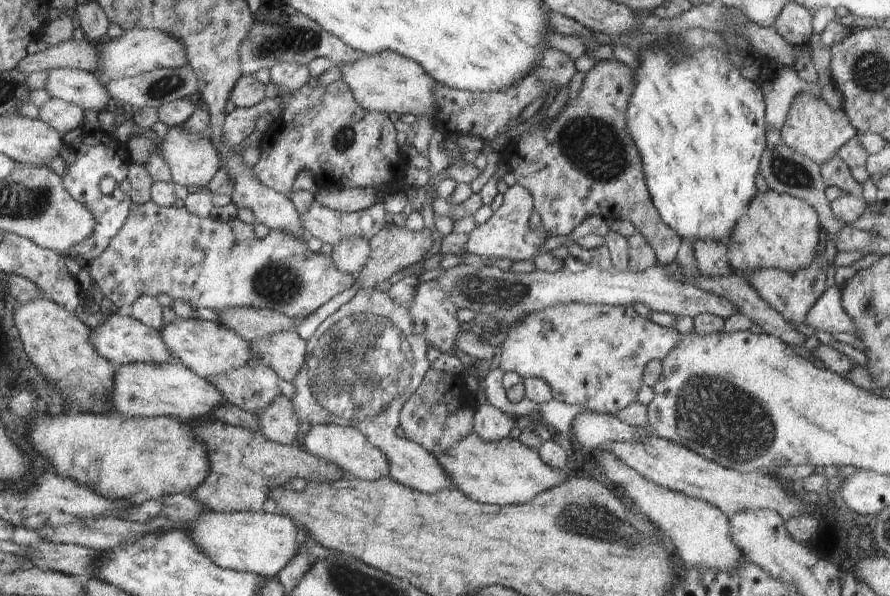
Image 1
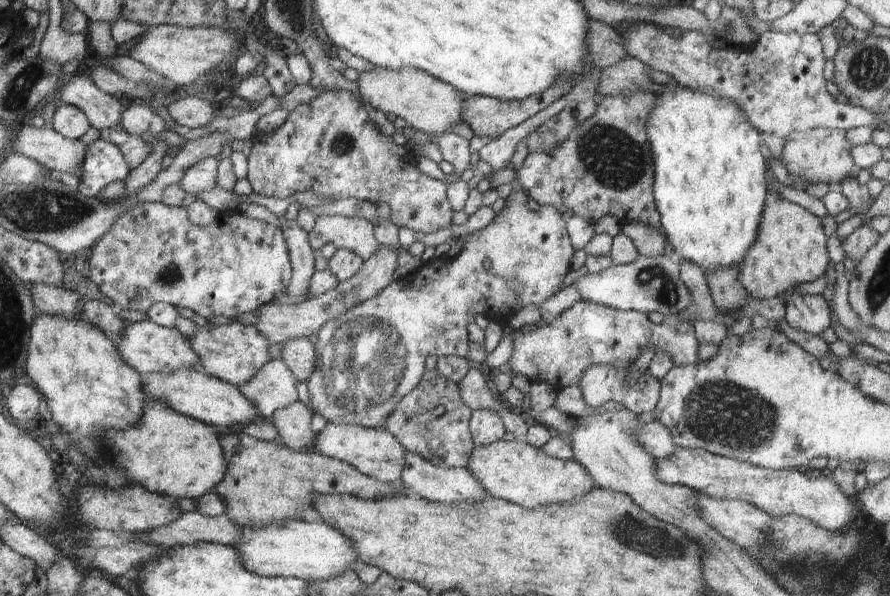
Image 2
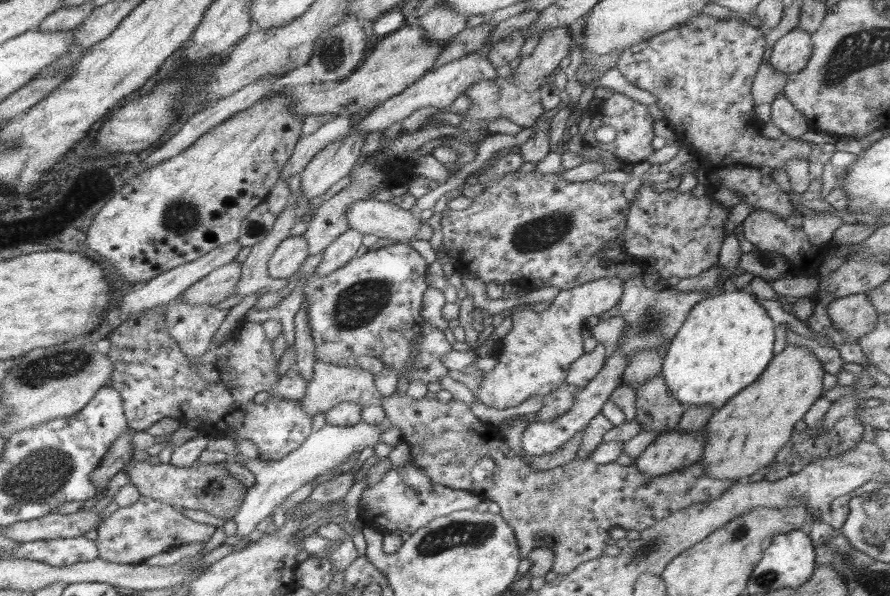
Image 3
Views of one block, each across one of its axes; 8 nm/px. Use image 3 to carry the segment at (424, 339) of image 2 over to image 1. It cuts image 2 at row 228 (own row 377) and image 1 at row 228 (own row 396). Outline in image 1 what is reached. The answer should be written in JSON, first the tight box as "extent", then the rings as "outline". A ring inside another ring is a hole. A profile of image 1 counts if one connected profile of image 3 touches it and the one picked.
{"extent":[465,184,565,273],"outline":[[[518,184],[508,187],[504,193],[502,205],[493,212],[490,220],[476,226],[470,233],[465,248],[470,254],[497,258],[502,266],[509,266],[519,260],[534,260],[536,271],[555,273],[565,270],[564,260],[555,258],[551,252],[538,252],[543,242],[548,238],[548,232],[543,227],[540,232],[534,232],[528,226],[528,219],[533,211],[532,195]]]}

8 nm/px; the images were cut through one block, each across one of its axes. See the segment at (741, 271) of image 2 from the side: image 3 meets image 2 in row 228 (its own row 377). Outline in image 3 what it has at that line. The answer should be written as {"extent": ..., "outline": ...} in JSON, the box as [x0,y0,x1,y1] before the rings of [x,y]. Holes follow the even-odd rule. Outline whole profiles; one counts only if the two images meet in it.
{"extent":[700,346,825,482],"outline":[[[786,346],[783,352],[773,355],[770,364],[766,366],[764,372],[752,384],[749,384],[748,387],[743,388],[737,395],[734,395],[732,398],[729,398],[724,406],[716,408],[714,414],[709,418],[707,425],[704,430],[707,432],[705,436],[705,447],[703,450],[703,457],[700,462],[703,464],[703,467],[706,471],[706,476],[714,478],[716,480],[732,480],[732,482],[738,482],[741,480],[749,480],[759,476],[758,470],[769,465],[777,452],[789,442],[789,438],[794,431],[794,424],[798,420],[802,420],[802,417],[809,411],[810,406],[815,400],[818,400],[823,396],[822,391],[822,379],[824,378],[825,370],[822,368],[821,362],[817,359],[817,356],[814,356],[814,353],[808,352],[806,348],[802,346]]]}

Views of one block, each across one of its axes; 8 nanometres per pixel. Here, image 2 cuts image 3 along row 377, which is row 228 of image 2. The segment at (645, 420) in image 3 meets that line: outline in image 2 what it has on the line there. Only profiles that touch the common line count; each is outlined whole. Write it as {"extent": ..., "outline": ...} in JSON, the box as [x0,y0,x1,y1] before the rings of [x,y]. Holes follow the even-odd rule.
{"extent":[515,90,668,244],"outline":[[[644,90],[614,97],[604,96],[596,104],[594,114],[578,124],[562,144],[554,146],[550,152],[528,153],[522,166],[515,169],[516,180],[540,206],[554,206],[554,210],[558,210],[562,216],[576,214],[594,222],[610,214],[619,218],[623,224],[642,222],[658,230],[668,244],[654,202],[654,157],[651,156],[650,142],[646,138],[646,118],[654,108],[654,98],[654,93],[646,93]]]}

